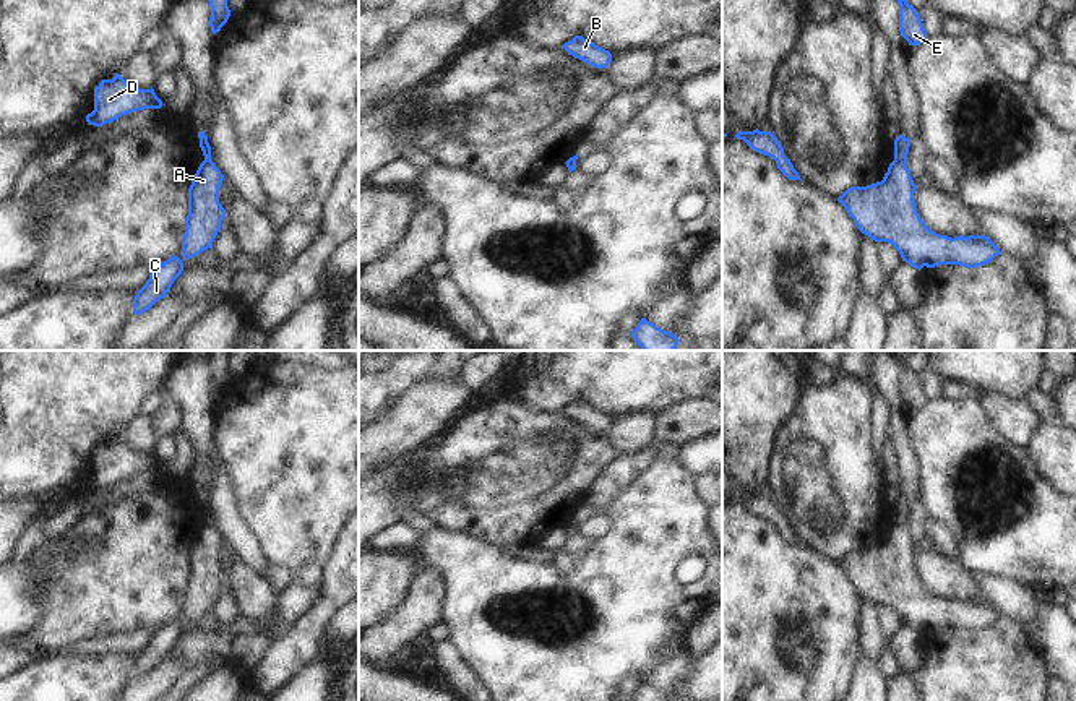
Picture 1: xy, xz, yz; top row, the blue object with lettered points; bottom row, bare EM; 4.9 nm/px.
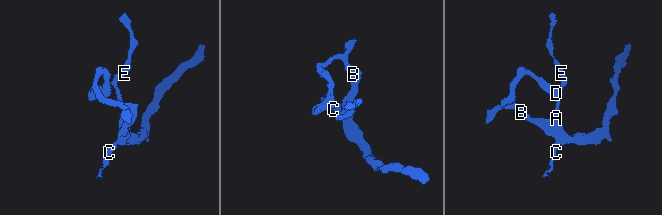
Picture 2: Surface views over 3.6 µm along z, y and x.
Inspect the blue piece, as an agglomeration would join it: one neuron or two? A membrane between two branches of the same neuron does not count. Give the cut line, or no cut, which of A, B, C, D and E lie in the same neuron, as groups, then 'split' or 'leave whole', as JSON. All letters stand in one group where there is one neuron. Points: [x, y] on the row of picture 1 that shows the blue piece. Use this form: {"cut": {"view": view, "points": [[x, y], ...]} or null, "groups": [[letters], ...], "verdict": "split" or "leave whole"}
{"cut": null, "groups": [["A", "B", "C", "D", "E"]], "verdict": "leave whole"}

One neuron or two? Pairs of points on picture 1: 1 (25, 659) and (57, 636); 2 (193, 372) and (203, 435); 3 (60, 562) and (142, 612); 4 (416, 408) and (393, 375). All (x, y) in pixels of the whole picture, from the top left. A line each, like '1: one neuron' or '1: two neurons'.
1: two neurons
2: one neuron
3: one neuron
4: two neurons

